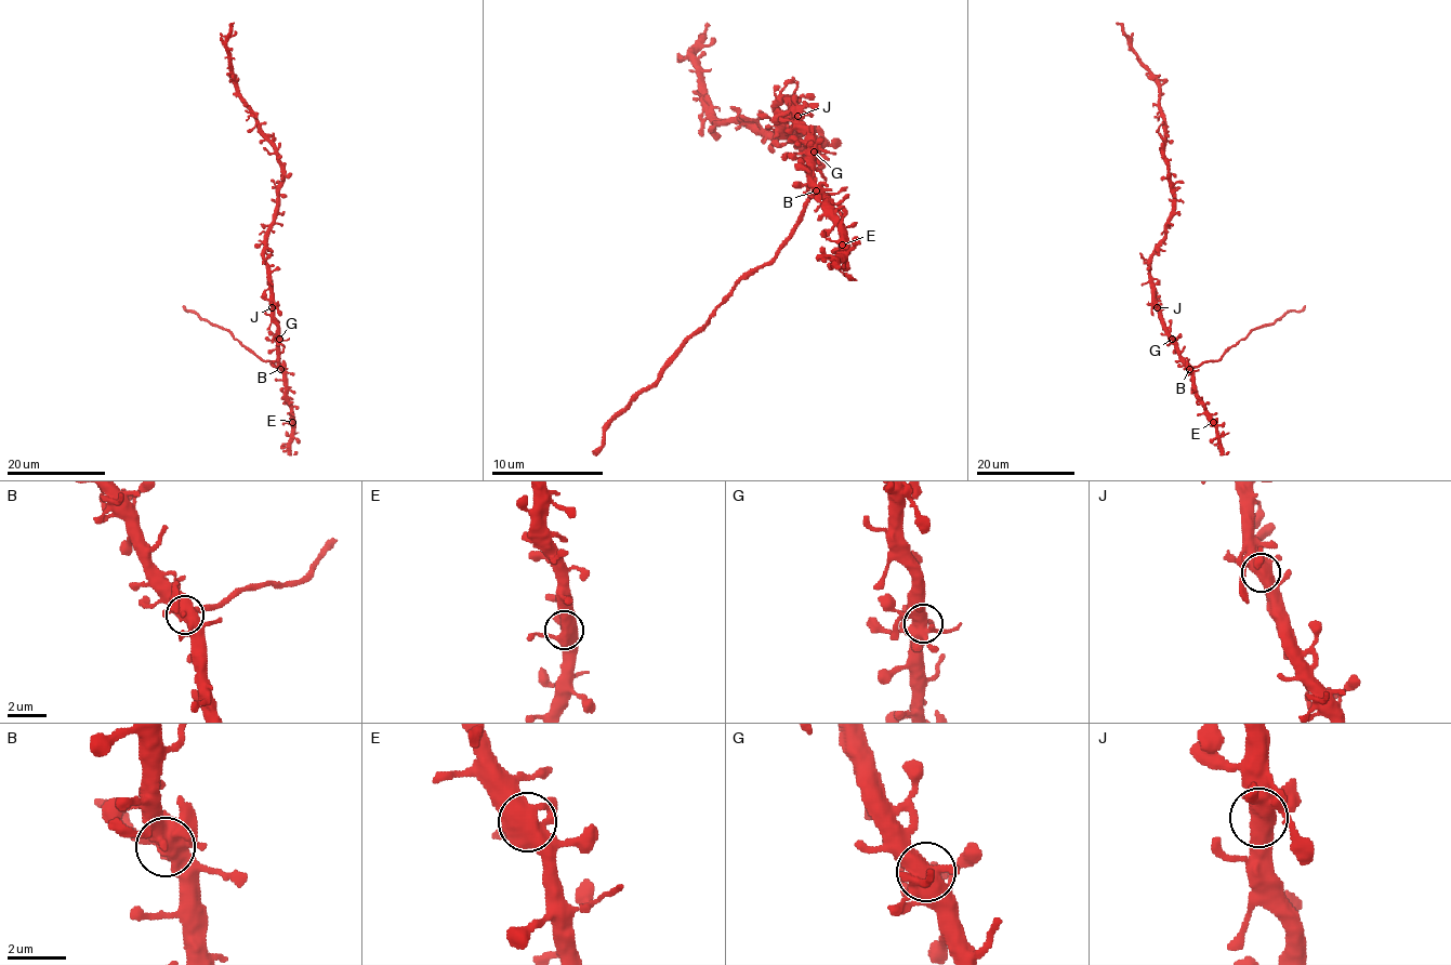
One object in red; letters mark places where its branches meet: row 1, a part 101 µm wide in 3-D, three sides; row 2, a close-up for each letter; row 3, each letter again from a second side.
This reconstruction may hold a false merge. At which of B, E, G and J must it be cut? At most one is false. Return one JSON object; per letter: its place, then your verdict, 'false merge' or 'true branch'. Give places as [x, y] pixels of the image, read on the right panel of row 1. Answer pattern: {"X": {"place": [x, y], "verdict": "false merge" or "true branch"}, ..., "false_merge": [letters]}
{"B": {"place": [1189, 369], "verdict": "false merge"}, "E": {"place": [1213, 422], "verdict": "true branch"}, "G": {"place": [1172, 339], "verdict": "true branch"}, "J": {"place": [1157, 307], "verdict": "true branch"}, "false_merge": ["B"]}

